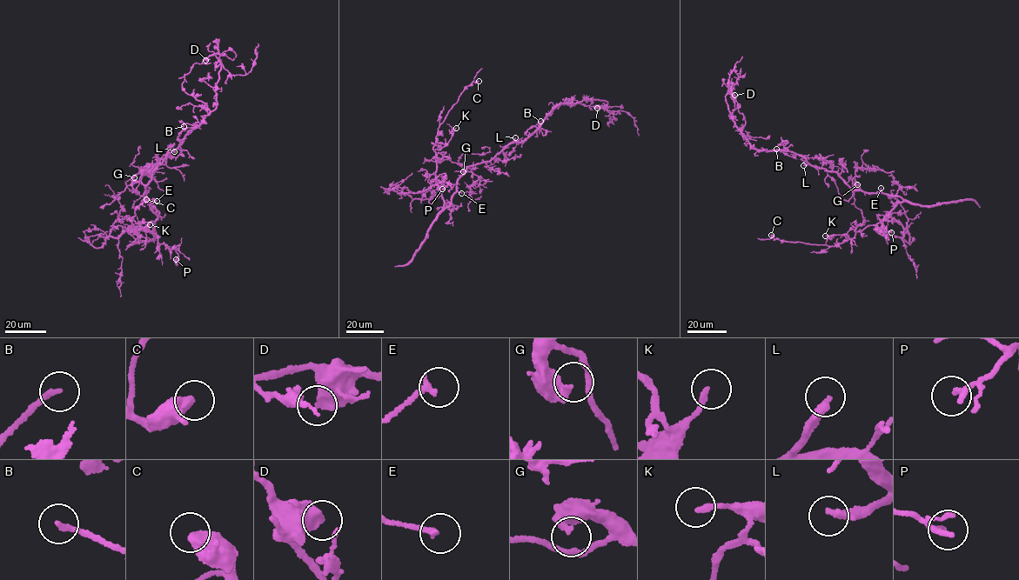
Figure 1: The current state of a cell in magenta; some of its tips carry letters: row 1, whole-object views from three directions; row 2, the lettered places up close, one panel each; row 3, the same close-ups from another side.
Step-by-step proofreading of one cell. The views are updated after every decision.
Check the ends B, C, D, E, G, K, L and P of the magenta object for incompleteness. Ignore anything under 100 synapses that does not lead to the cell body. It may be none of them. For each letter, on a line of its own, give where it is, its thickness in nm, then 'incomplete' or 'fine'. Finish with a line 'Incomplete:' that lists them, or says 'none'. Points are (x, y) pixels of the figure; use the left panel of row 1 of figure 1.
B: (184, 126) | 190 nm | fine
C: (146, 199) | 600 nm | fine
D: (205, 60) | 480 nm | fine
E: (157, 201) | 240 nm | fine
G: (134, 177) | 380 nm | fine
K: (150, 224) | 190 nm | fine
L: (174, 151) | 320 nm | incomplete
P: (176, 259) | 120 nm | fine
Incomplete: L

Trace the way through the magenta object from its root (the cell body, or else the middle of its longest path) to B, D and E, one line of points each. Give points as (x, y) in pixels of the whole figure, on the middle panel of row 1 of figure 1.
B: (488, 161), (509, 144), (525, 140), (528, 136), (526, 130), (540, 121)
D: (488, 161), (509, 144), (532, 134), (560, 103), (590, 99), (607, 103), (606, 109), (597, 108)
E: (488, 161), (467, 169), (458, 181), (456, 190), (461, 193)

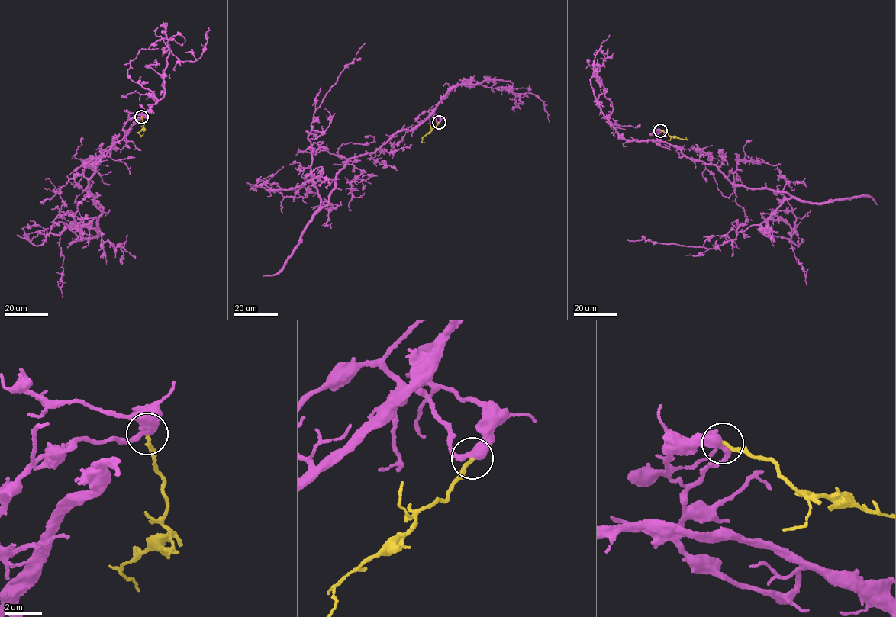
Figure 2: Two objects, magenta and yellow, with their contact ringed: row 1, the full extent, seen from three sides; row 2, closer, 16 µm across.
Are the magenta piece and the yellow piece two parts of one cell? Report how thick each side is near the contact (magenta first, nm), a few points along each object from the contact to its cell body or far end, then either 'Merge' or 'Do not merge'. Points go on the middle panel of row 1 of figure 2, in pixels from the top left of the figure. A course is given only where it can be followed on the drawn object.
Thickness 420 nm (magenta) against 180 nm. Course of magenta: (439, 122), (423, 112), (416, 126), (351, 158), (321, 207), (308, 138), (314, 114), (365, 43). Course of yellow: (439, 122), (422, 137), (422, 142), (425, 143). Merge

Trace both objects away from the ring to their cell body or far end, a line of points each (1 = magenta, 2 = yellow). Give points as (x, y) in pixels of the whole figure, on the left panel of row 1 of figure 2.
1: (141, 117), (124, 123), (124, 137), (90, 177), (98, 218), (83, 226), (71, 222), (72, 228), (89, 191)
2: (141, 117), (144, 128), (138, 133), (141, 136), (143, 133)

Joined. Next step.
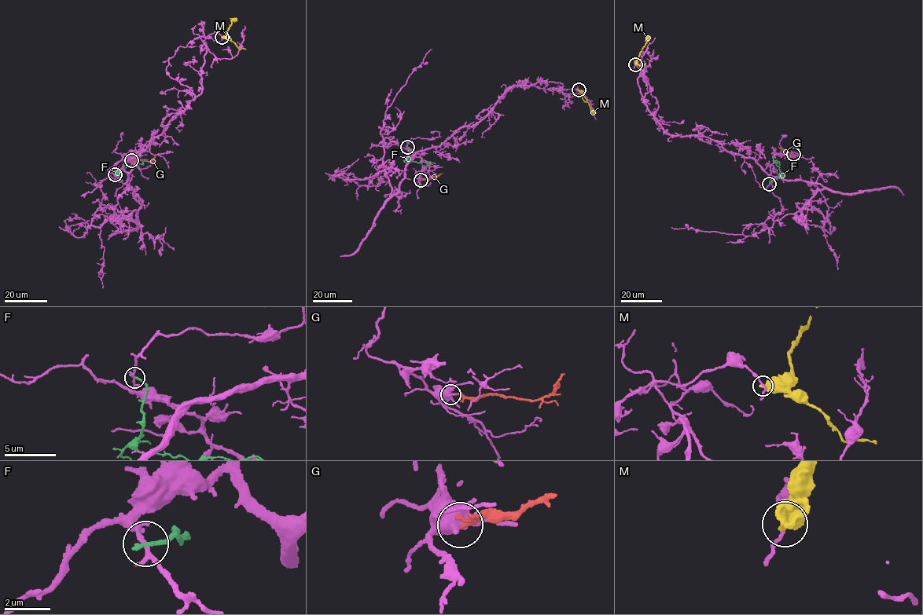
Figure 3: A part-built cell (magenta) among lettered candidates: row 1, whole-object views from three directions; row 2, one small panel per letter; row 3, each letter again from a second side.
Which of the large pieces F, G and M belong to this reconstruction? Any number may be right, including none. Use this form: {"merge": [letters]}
{"merge": []}

